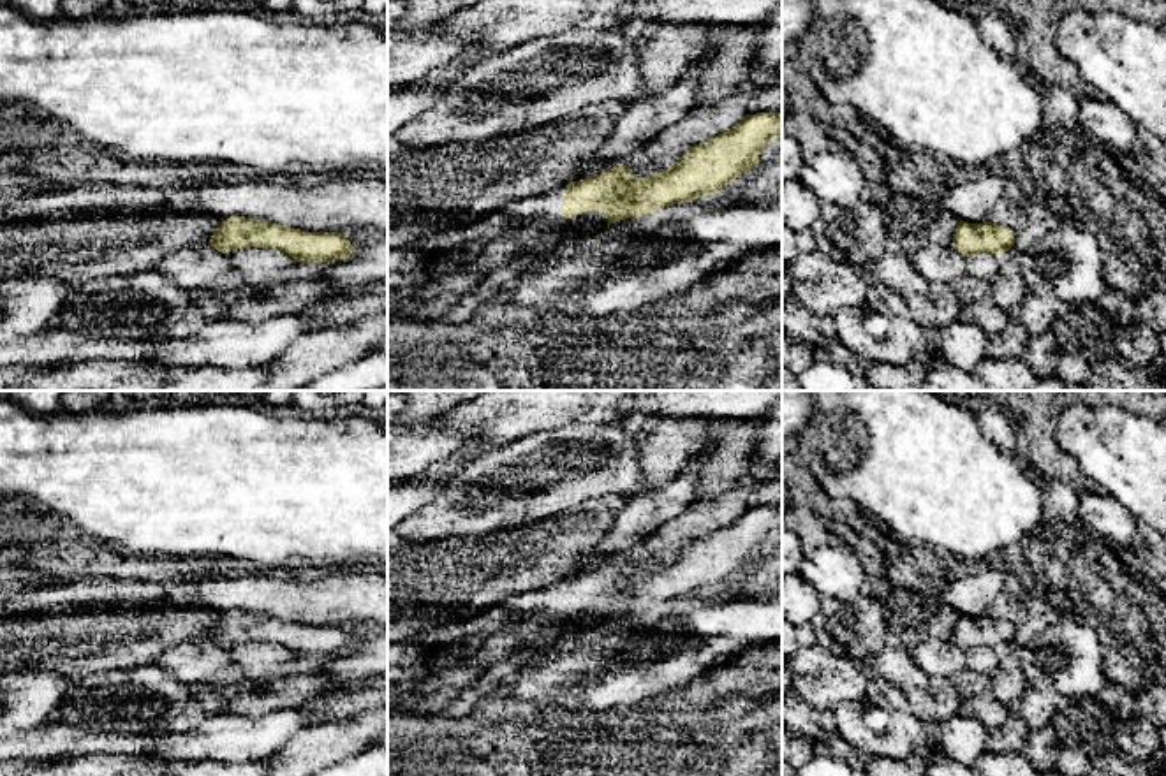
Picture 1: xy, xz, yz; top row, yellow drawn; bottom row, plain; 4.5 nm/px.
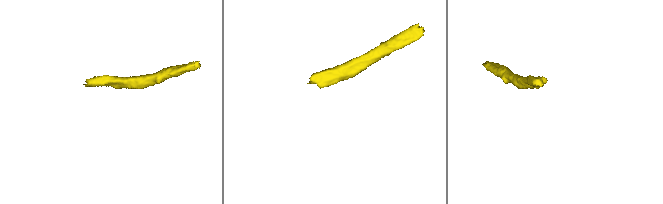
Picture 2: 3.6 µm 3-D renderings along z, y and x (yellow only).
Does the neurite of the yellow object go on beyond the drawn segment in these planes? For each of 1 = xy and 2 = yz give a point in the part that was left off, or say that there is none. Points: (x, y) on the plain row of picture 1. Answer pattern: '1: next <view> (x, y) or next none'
1: next none
2: next none

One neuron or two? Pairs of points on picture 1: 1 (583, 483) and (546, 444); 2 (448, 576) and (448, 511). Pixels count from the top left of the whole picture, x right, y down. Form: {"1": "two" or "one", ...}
{"1": "one", "2": "two"}

